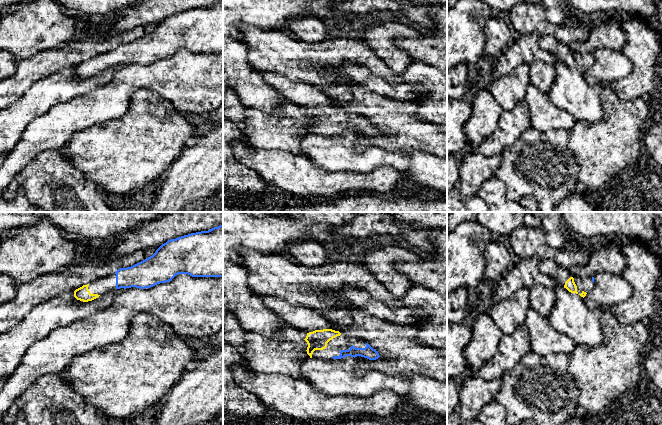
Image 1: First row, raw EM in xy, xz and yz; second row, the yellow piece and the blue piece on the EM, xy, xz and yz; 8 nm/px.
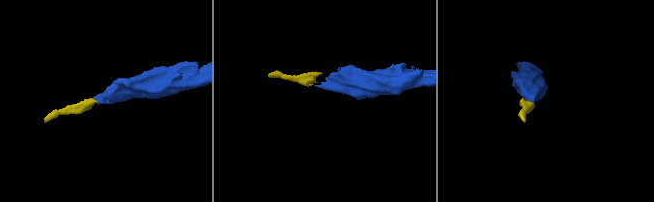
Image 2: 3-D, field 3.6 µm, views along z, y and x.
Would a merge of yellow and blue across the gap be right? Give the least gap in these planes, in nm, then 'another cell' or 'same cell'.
gap 100 nm; same cell

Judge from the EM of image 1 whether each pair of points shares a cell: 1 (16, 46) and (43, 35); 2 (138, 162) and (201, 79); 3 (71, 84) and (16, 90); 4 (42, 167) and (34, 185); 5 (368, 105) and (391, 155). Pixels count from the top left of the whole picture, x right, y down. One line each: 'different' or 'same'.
1: same
2: different
3: different
4: same
5: different

